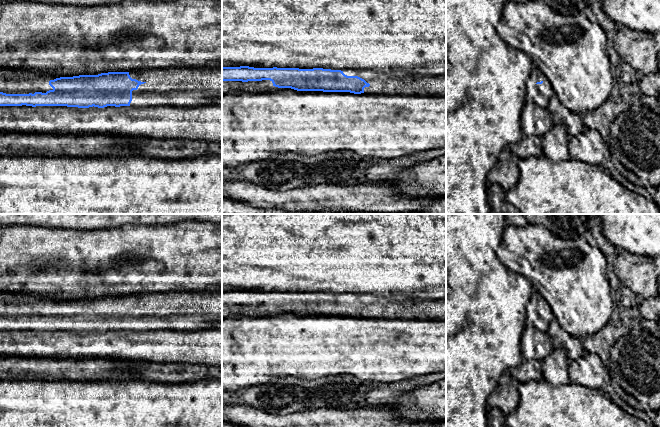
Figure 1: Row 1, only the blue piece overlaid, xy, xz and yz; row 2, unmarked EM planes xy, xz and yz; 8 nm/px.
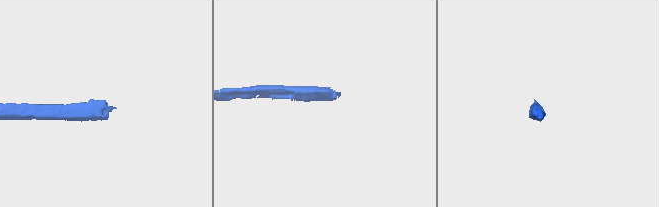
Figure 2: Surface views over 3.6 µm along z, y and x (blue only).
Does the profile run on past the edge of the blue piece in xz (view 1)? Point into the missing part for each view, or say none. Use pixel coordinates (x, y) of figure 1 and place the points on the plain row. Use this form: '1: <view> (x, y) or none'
1: xz (429, 307)

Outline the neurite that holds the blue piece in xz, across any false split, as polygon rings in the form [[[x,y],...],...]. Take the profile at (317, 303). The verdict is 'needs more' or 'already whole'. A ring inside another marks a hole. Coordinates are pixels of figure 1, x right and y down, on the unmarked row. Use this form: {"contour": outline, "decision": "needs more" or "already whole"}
{"contour": [[[222,291],[222,319],[238,318],[240,316],[273,316],[278,315],[280,312],[291,312],[297,315],[350,316],[354,318],[416,318],[446,320],[446,298],[426,296],[422,300],[362,303],[358,300],[347,300],[341,294],[323,292]]], "decision": "needs more"}

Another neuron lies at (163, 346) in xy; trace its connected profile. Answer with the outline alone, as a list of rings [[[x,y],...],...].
[[[222,329],[198,331],[107,330],[104,332],[67,330],[0,330],[0,357],[55,357],[84,359],[88,357],[110,358],[119,365],[130,363],[193,363],[222,367]]]

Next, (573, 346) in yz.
[[[555,317],[551,320],[547,333],[554,340],[555,346],[565,350],[569,361],[575,360],[584,354],[585,349],[581,339],[564,331]]]

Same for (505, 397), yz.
[[[509,371],[500,376],[499,383],[488,400],[489,408],[496,407],[504,416],[516,409],[519,404],[519,393]]]

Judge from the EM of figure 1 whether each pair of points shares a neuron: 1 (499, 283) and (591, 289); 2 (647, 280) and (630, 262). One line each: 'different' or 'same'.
1: different
2: same

